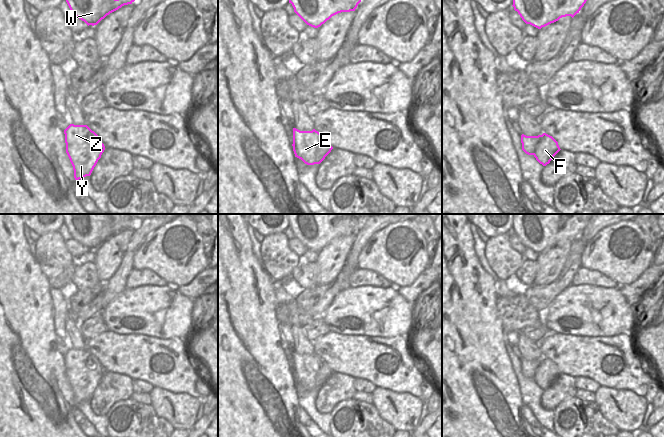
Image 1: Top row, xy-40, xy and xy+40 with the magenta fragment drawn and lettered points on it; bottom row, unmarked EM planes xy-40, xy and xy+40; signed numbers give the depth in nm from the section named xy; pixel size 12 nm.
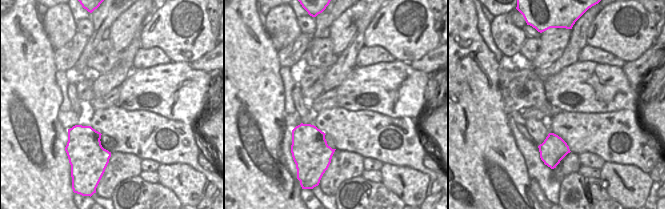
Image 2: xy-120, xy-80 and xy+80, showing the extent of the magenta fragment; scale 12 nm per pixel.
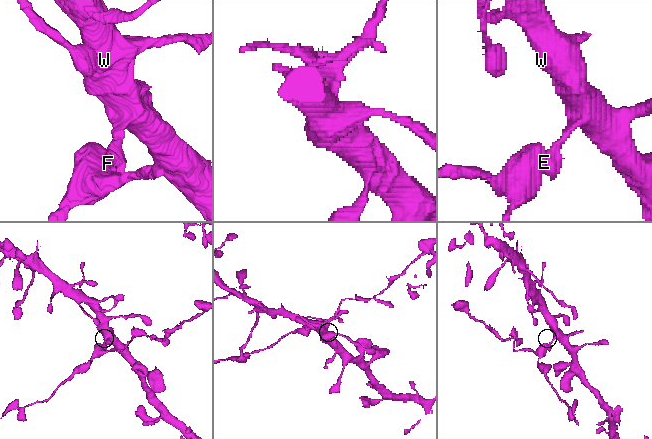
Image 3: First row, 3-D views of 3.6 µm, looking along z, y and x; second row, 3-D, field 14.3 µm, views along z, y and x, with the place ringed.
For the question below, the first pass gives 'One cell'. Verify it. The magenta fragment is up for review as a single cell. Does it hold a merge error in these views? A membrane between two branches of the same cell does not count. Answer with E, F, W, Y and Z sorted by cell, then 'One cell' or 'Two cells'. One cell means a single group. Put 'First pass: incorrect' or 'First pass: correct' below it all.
Groups: E Y Z / F W. Two cells
First pass: incorrect

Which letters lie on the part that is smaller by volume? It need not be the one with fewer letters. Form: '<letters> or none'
E, Y, Z

